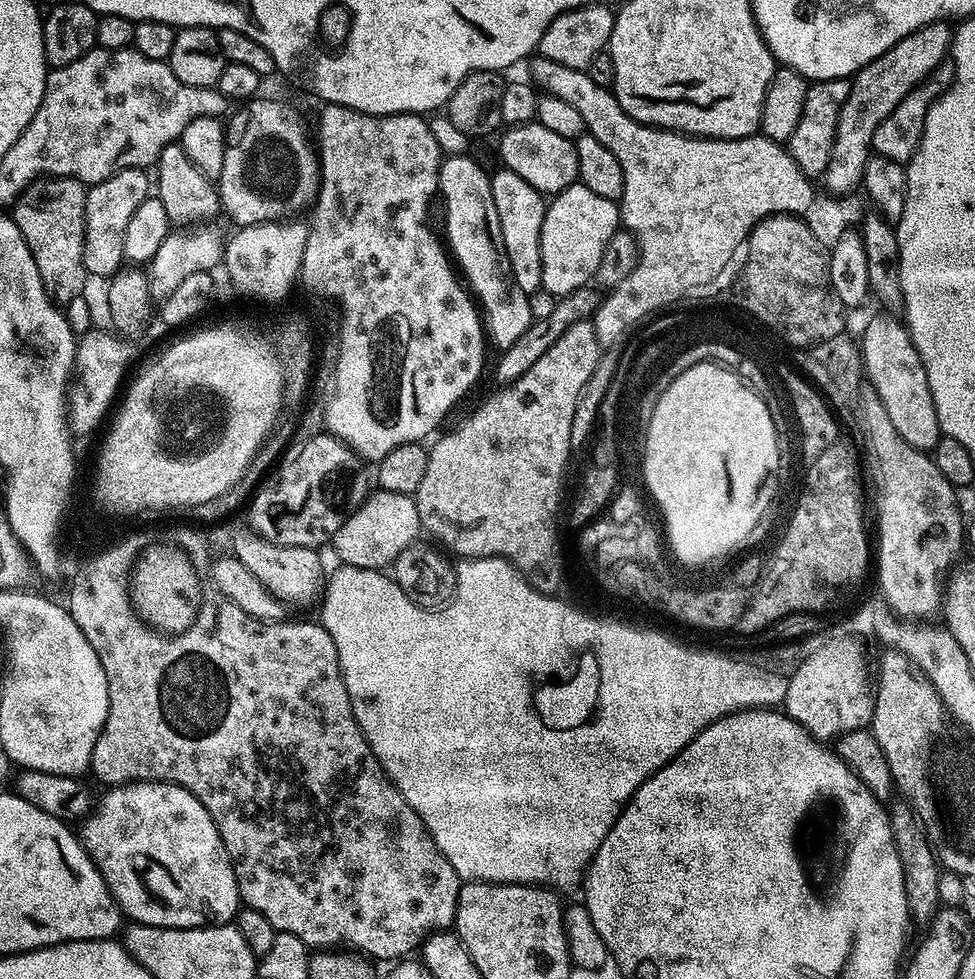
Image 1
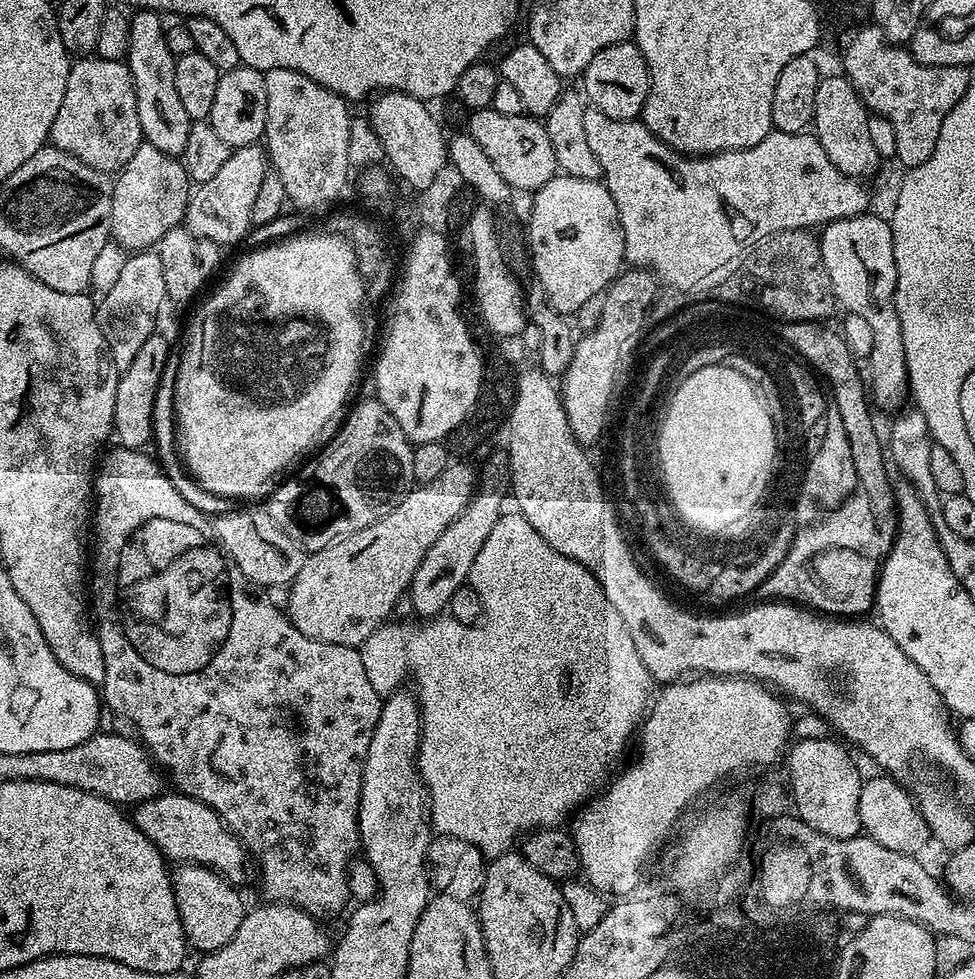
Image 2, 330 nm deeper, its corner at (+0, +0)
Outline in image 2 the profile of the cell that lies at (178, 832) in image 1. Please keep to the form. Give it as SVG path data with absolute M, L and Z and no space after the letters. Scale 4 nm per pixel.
M181 863L180 868L171 873L174 898L178 902L178 910L182 918L184 934L188 943L200 954L207 954L226 946L238 934L238 926L242 926L242 918L246 911L244 900L237 889L224 877L201 864Z

